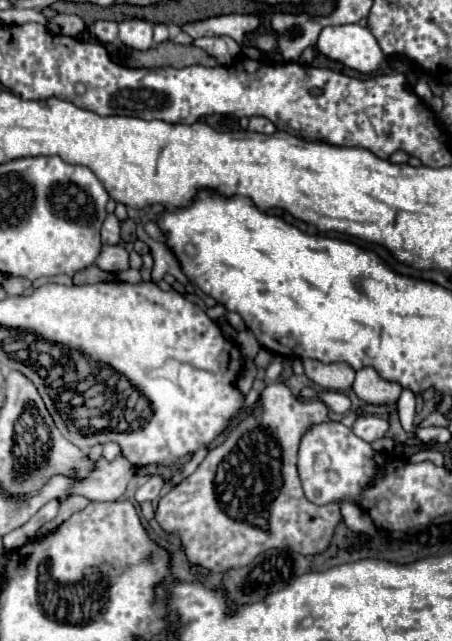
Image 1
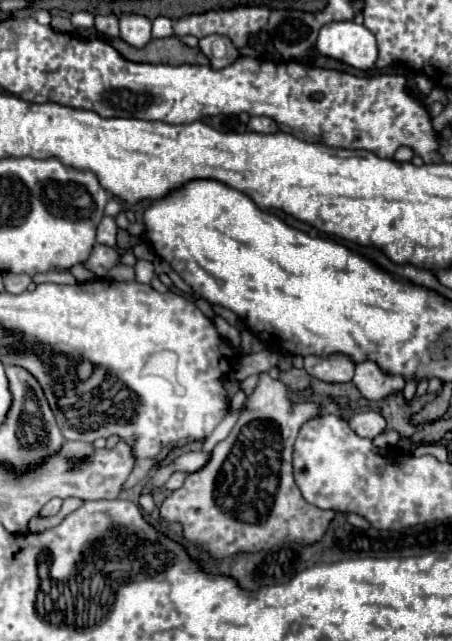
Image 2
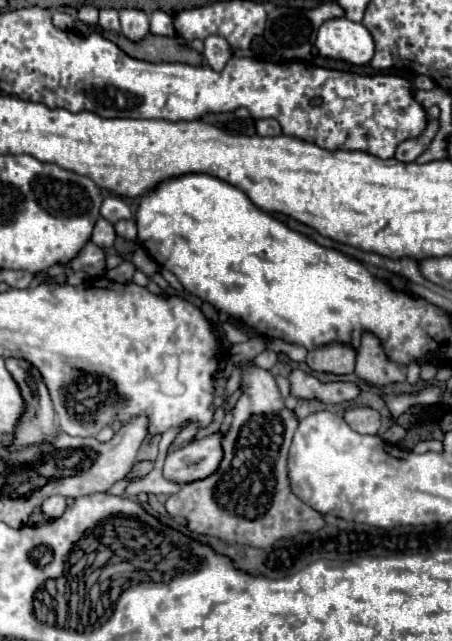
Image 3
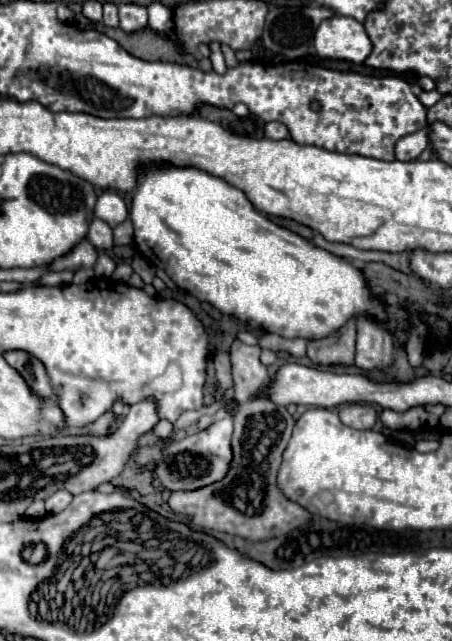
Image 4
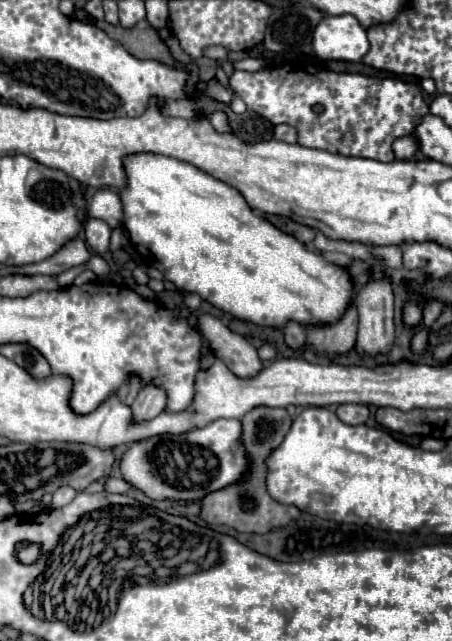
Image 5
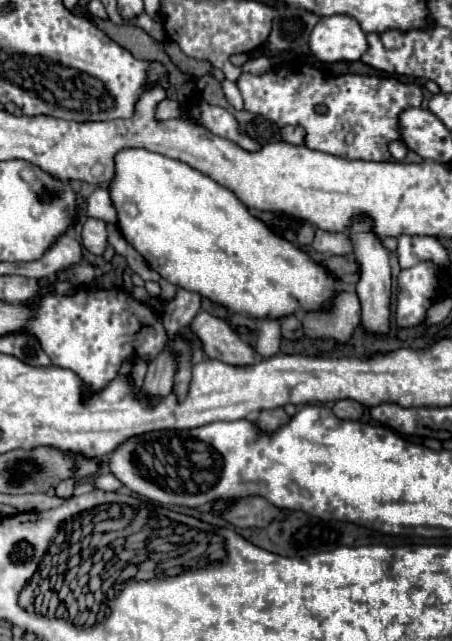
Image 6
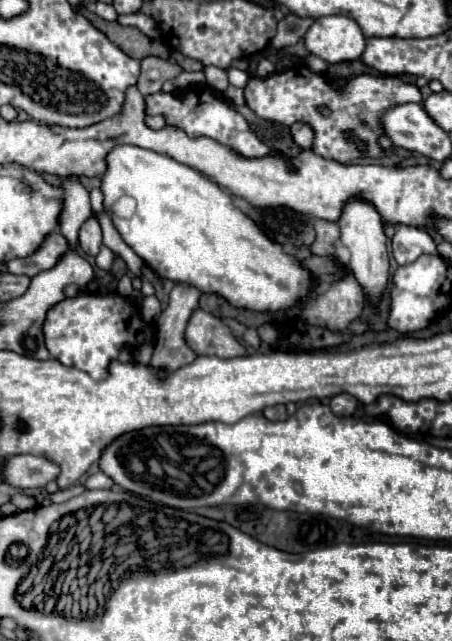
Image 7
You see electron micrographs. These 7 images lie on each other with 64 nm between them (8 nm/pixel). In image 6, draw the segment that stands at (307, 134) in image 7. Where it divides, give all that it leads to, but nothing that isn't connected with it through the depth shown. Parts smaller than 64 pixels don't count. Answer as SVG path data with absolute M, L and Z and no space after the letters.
M284 126L284 128L280 128L280 136L290 144L302 144L304 142L304 130L300 126Z

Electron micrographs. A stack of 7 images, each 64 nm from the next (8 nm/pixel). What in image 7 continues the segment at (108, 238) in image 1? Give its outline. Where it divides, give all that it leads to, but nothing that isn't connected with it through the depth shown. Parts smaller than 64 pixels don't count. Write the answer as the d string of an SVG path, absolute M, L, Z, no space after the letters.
M88 218L82 228L80 228L80 246L86 254L90 256L96 256L102 248L102 228L100 228L100 222L96 218Z

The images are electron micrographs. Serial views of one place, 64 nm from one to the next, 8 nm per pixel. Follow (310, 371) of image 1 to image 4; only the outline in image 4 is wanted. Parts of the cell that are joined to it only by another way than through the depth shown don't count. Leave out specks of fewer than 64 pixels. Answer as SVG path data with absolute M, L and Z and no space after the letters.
M350 320L344 328L328 338L308 342L308 358L316 366L352 366L356 350L356 322Z

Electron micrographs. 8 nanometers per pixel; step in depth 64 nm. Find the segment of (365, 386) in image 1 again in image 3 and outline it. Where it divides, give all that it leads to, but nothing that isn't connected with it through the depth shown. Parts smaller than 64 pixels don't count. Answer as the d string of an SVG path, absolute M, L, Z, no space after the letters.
M364 334L356 356L356 376L370 386L386 386L392 382L404 382L406 370L386 360L376 336Z

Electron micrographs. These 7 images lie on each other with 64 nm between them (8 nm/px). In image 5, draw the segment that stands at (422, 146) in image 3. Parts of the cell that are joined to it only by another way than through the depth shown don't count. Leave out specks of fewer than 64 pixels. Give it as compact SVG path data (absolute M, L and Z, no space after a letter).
M404 136L404 138L398 138L394 144L392 144L392 150L396 154L398 160L410 160L418 150L420 150L420 142L416 140L416 136Z

